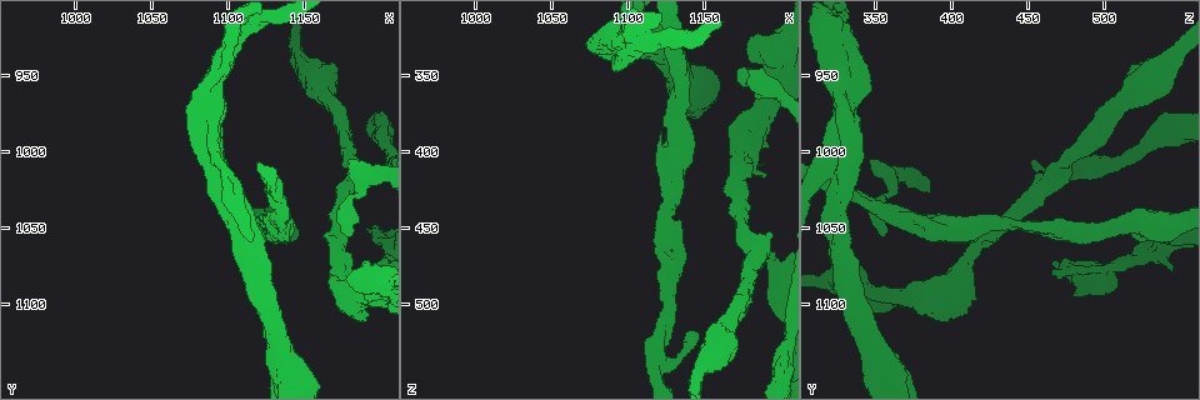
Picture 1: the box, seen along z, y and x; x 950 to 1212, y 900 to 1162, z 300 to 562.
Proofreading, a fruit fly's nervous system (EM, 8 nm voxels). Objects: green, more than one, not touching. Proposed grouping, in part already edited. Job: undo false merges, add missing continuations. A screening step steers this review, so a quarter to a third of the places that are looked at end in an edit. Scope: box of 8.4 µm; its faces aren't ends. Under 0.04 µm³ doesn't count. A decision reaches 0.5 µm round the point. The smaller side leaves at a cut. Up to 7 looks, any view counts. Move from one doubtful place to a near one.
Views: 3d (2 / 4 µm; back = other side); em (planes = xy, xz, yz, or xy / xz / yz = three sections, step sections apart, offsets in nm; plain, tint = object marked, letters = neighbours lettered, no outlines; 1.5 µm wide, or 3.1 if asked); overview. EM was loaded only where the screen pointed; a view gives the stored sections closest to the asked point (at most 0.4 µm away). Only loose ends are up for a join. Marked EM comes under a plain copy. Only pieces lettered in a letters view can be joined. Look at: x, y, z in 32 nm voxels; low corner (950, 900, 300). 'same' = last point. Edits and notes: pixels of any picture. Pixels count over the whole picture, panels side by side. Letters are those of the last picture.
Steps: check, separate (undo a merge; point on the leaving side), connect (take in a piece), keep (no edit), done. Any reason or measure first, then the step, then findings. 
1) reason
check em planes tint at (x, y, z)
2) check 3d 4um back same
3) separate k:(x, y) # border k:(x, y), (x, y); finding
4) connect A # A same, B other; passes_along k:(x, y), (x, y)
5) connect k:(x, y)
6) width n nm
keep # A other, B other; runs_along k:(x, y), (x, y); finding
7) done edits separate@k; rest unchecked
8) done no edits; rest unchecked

an open end
check 3d 2um at (1182, 1078, 326)

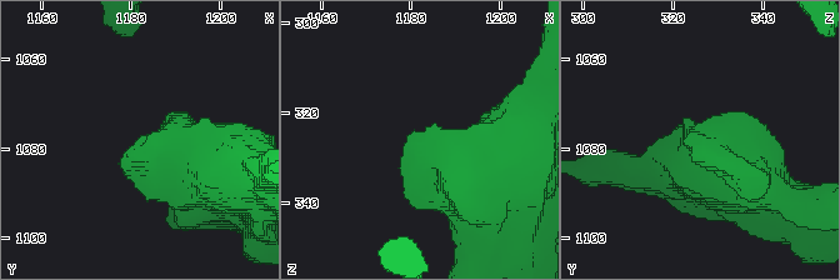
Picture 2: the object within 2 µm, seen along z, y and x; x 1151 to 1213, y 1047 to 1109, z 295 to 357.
now the EM
check em planes letters at (1180, 1079, 326)

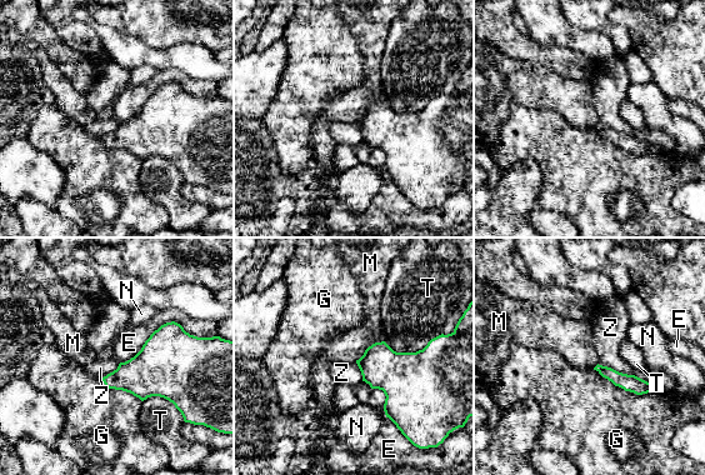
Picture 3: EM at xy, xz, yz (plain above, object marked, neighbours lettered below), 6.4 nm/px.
keep # E other, G other, M other, N other, T other, Z other; runs_along 3:(599, 368), (618, 379), (654, 389); no lettered piece goes on from it

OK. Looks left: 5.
branch stops here
check 3d 4um at (1180, 1006, 344)

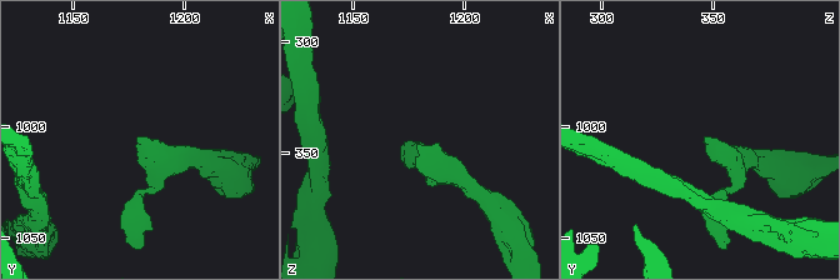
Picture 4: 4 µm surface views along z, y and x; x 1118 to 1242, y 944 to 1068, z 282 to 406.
check em planes letters at (1181, 1005, 346)

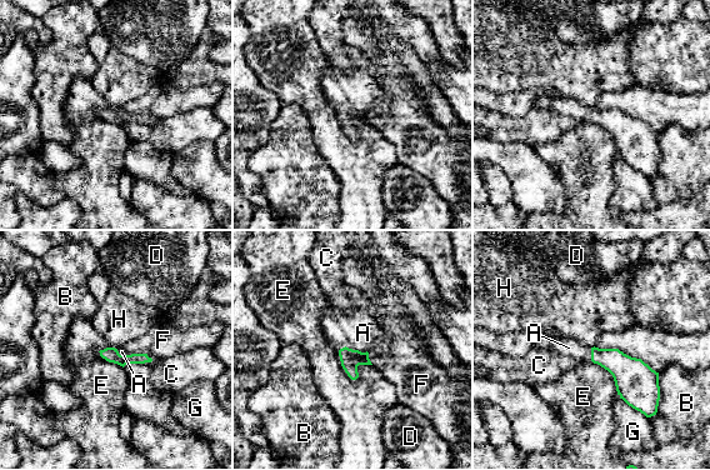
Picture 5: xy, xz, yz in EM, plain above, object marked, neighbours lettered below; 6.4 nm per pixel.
longest_contact E 280 nm
connect A # A same, B other, C other, D other, E other, F other, G other, H other; passes_along 5:(350, 359), (356, 350), (363, 333); the cell continues

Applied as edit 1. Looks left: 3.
branch stops here
check em planes letters at (1192, 1078, 464)

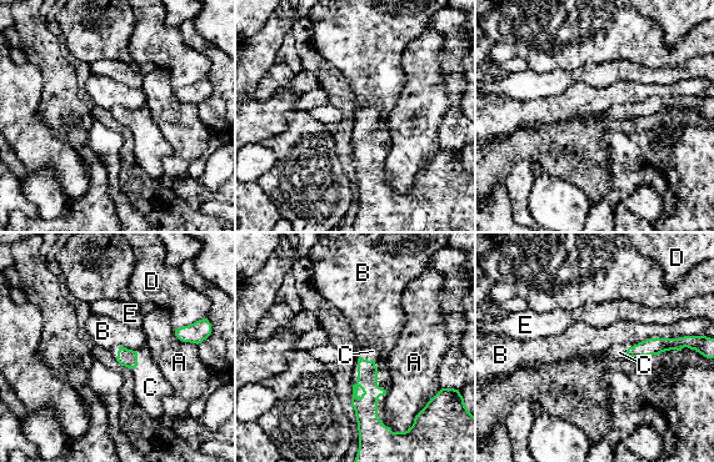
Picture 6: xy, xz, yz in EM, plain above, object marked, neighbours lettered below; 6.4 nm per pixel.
connect C # A other, B other, C same, D other, E other; the cell continues

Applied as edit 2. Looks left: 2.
done edits connect@5, connect@6; rest unchecked

